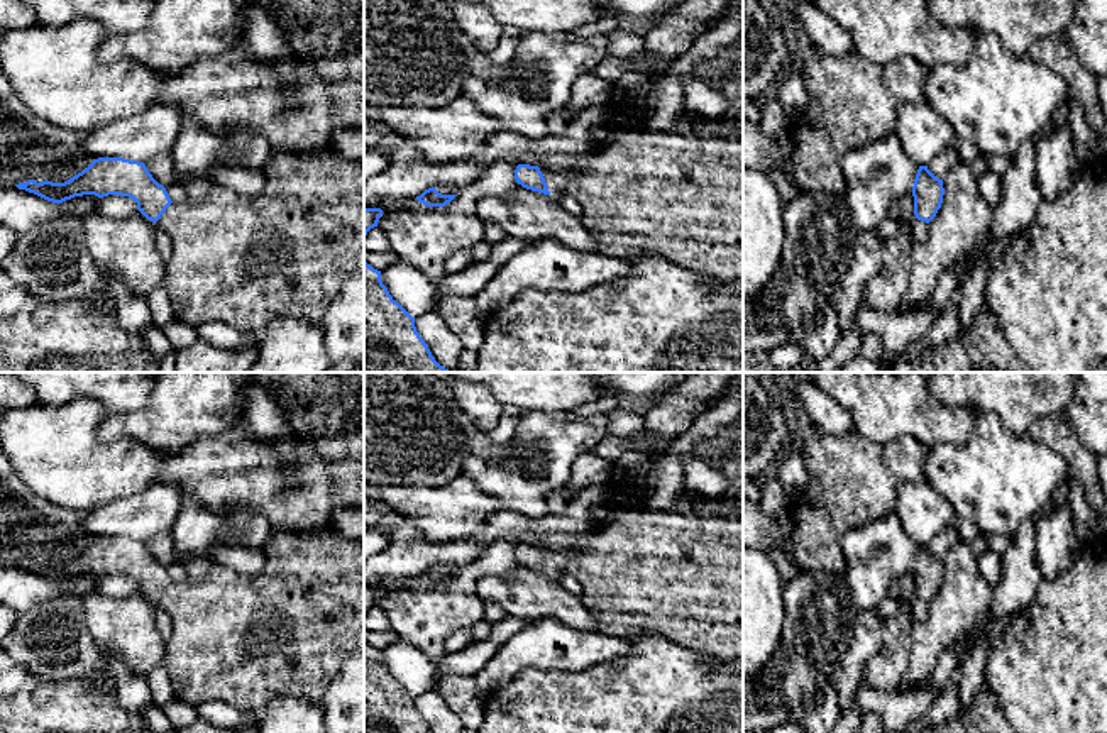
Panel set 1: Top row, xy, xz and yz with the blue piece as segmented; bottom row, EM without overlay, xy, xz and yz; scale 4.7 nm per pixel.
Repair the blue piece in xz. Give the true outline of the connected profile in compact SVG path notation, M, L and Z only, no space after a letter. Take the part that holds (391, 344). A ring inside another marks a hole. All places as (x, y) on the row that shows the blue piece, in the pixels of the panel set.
M364 259L364 372L452 372L440 366L415 327L415 318L389 295L381 271Z

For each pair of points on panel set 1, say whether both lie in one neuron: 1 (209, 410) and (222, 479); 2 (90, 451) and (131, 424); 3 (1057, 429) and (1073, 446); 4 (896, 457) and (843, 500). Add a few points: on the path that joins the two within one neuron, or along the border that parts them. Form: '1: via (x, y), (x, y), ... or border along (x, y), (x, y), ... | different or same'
1: border along (239, 424), (214, 435), (203, 435), (176, 451) | different
2: border along (97, 427), (107, 440), (131, 437), (144, 444) | different
3: via (1060, 432), (1070, 442) | same
4: via (882, 468), (869, 474), (857, 486) | same

